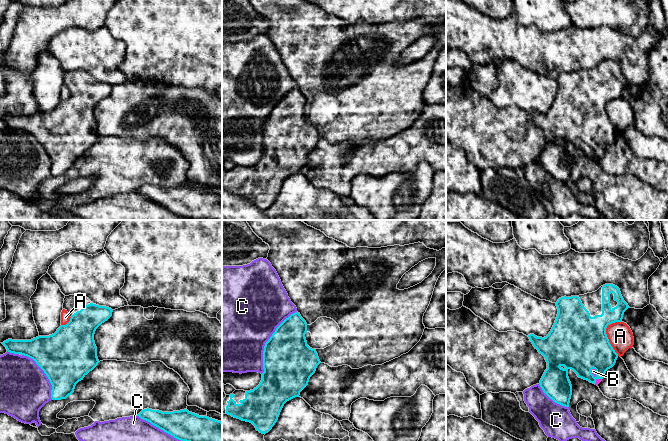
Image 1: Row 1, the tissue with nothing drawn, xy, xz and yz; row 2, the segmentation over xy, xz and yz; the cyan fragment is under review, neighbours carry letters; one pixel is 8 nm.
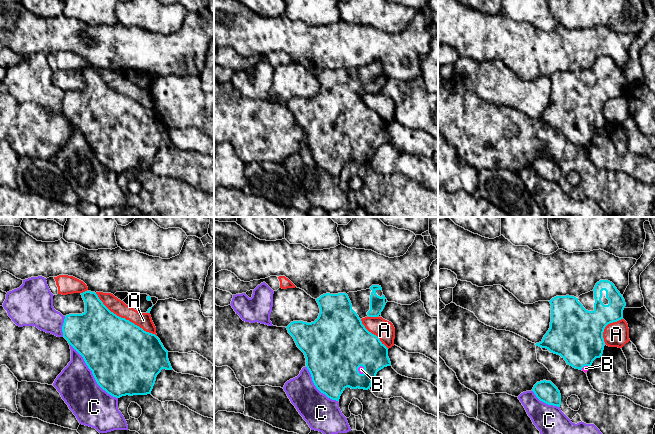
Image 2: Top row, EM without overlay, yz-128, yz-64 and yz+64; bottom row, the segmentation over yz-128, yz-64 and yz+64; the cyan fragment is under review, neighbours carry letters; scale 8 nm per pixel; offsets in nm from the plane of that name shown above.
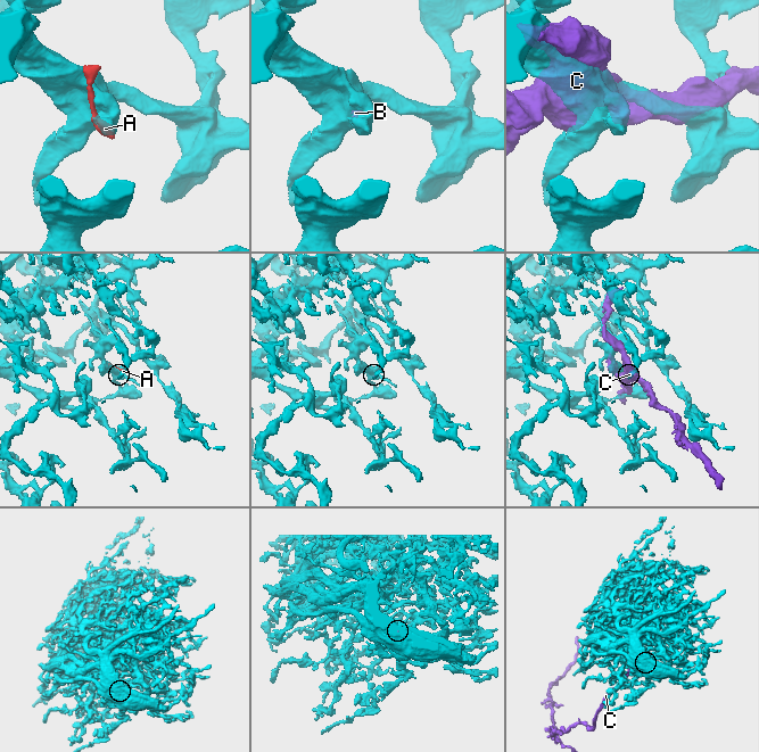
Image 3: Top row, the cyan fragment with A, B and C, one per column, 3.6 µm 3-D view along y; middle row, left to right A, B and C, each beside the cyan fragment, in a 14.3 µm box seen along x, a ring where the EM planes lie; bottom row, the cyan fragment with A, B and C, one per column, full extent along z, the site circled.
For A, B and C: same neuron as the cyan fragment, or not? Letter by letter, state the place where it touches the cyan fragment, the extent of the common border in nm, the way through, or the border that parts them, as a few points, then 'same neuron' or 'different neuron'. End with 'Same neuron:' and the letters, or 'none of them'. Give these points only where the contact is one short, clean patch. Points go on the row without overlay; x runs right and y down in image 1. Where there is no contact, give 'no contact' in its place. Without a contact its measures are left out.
A: yz (607, 113) | 280 nm | different neuron
B: yz (596, 151) | 130 nm | across yz (585, 122), (596, 151), (593, 147) | same neuron
C: xz (267, 117) | 600 nm | different neuron
Same neuron: B

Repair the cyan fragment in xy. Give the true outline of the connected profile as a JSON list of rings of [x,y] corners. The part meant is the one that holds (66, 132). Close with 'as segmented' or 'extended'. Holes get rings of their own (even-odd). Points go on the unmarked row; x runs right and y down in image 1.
[[[81,69],[65,72],[63,85],[69,89],[70,97],[61,101],[54,110],[38,112],[31,116],[8,115],[2,119],[8,128],[33,135],[44,147],[52,161],[52,176],[66,175],[74,168],[76,160],[98,141],[94,110],[113,88],[109,83],[93,80]]] | extended

